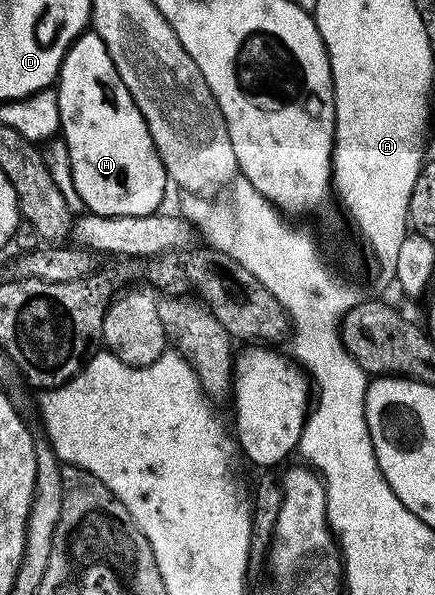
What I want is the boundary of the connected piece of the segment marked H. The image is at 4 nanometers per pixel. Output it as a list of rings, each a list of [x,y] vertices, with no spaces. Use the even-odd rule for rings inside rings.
[[[86,30],[74,40],[55,81],[60,135],[69,157],[75,190],[88,211],[104,216],[151,215],[165,200],[165,167],[151,142],[143,114],[111,62],[103,39]]]

